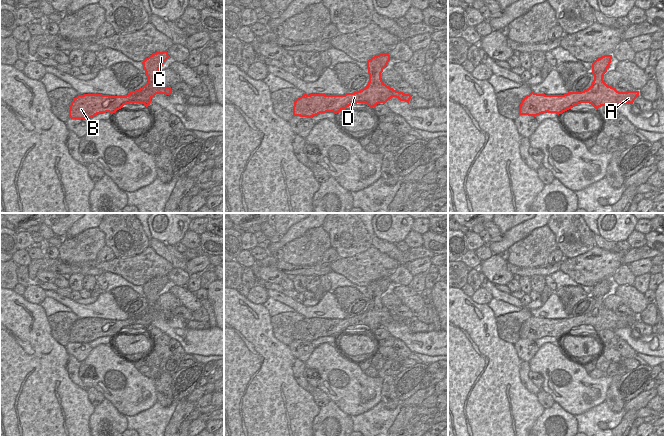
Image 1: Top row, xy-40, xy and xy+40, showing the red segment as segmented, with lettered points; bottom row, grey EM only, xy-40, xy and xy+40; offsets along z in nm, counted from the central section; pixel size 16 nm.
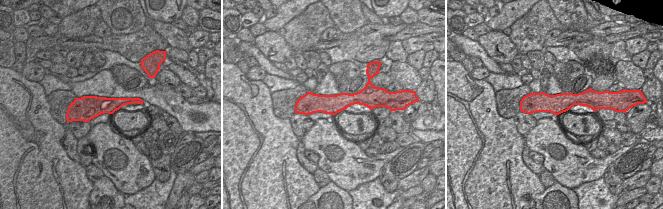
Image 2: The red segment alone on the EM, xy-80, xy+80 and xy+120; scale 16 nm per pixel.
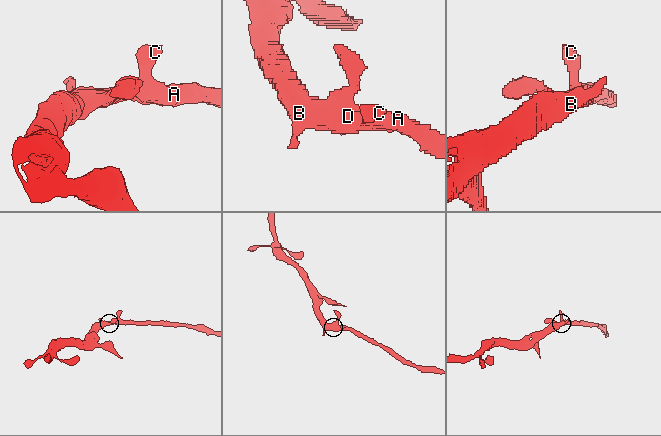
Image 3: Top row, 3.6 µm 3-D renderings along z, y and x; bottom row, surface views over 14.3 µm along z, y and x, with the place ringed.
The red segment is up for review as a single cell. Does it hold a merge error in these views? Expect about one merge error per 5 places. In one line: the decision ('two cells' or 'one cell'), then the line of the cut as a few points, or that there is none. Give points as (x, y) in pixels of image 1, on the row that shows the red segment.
one cell | no cut

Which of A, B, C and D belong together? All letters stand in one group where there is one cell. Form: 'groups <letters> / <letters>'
groups A B C D

